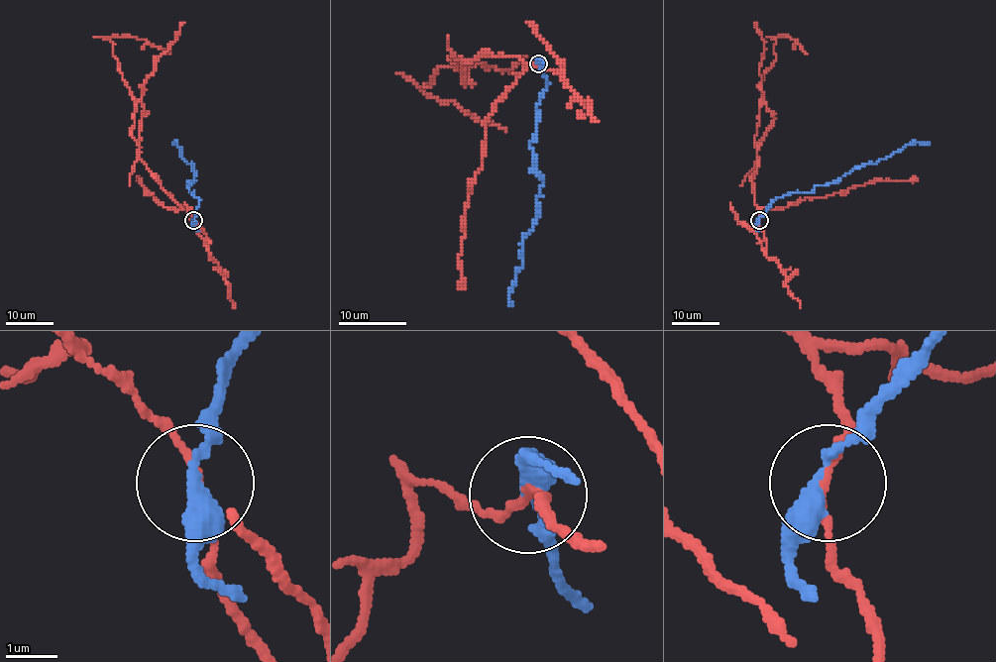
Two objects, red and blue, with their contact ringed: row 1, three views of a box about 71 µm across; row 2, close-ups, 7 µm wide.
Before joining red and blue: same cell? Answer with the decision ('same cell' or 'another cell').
another cell

